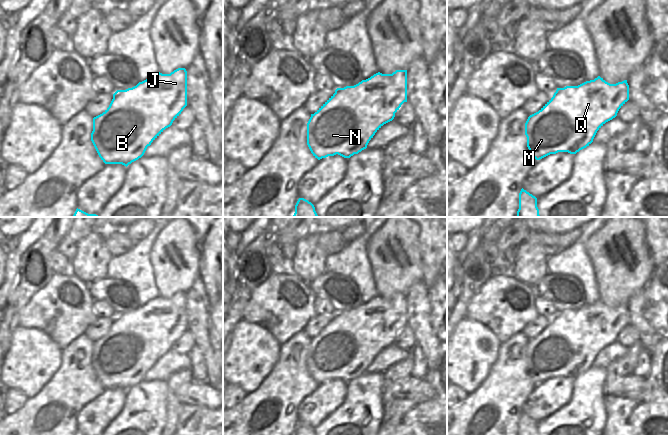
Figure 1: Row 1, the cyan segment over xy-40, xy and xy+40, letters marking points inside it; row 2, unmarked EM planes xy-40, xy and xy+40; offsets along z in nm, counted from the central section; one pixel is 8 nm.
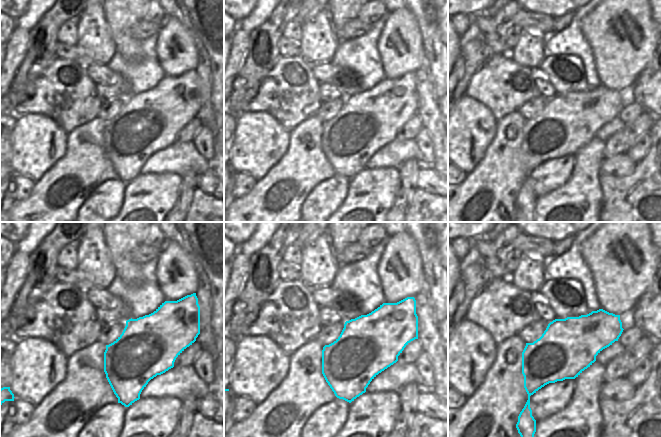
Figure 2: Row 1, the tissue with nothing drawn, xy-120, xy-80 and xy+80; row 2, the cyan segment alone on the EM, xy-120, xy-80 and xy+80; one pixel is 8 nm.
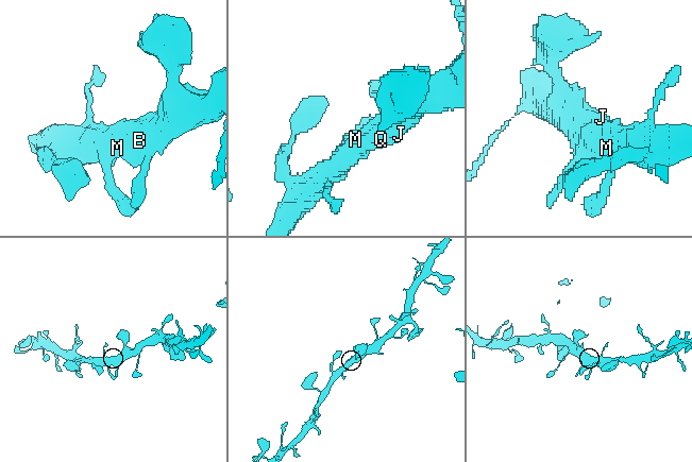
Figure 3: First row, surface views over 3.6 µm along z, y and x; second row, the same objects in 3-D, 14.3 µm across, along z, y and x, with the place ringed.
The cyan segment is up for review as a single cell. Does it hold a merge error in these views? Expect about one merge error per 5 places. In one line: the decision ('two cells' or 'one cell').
one cell

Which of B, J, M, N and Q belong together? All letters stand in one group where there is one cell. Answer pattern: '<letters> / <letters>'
B J M N Q

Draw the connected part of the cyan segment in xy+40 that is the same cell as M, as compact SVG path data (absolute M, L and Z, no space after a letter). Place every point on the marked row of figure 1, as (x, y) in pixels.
M598 76L578 86L557 88L553 97L538 112L528 117L525 123L527 147L536 160L558 152L576 154L593 142L597 131L615 118L628 100L627 80L610 84Z

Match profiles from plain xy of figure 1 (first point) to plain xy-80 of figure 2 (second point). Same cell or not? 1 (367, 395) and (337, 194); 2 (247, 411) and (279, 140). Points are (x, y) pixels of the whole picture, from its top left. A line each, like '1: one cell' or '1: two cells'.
1: two cells
2: two cells

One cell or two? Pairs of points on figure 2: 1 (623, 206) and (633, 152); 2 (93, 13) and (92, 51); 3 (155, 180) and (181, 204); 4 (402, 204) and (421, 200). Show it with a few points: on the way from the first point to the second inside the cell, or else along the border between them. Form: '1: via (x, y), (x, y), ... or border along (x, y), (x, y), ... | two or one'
1: border along (650, 143), (648, 152), (636, 163) | two
2: via (91, 22), (92, 42) | one
3: border along (181, 177), (180, 195), (176, 203), (168, 211) | two
4: border along (417, 187), (405, 211) | two

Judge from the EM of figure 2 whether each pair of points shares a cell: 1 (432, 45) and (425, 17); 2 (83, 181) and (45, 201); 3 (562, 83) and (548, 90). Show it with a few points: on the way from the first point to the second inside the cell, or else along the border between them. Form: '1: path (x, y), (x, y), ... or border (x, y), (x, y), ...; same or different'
1: path (432, 38), (432, 24); same
2: path (74, 181), (71, 181), (54, 198); same
3: border (538, 70), (553, 86), (556, 94); different

